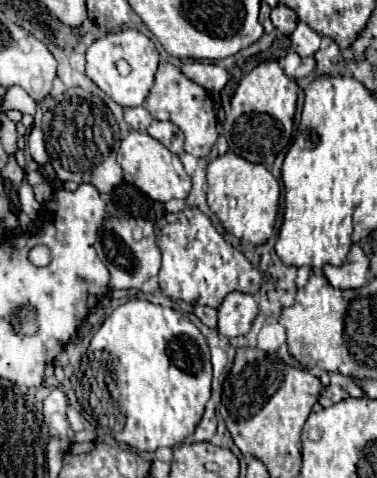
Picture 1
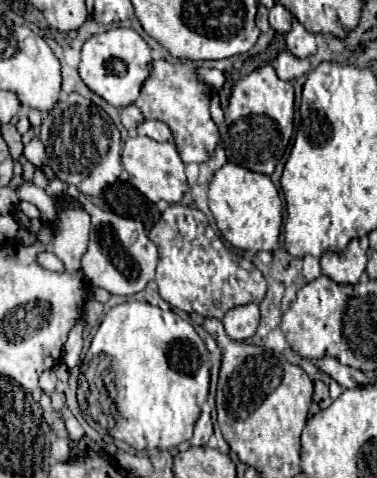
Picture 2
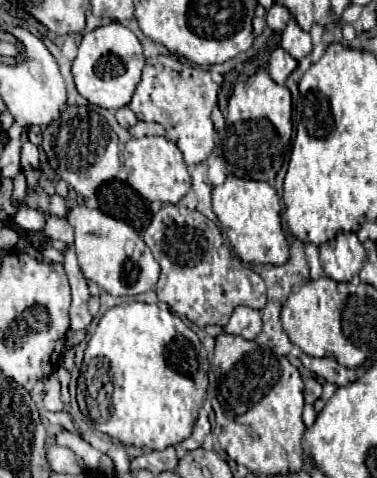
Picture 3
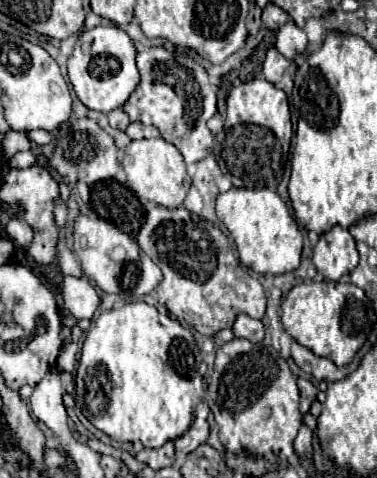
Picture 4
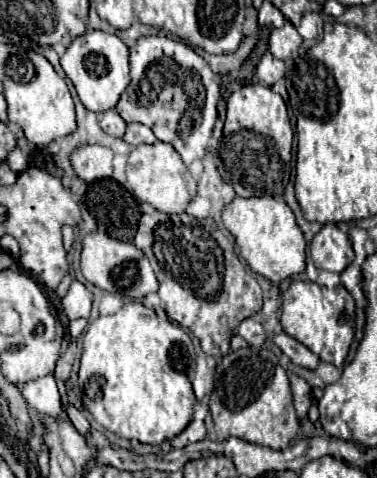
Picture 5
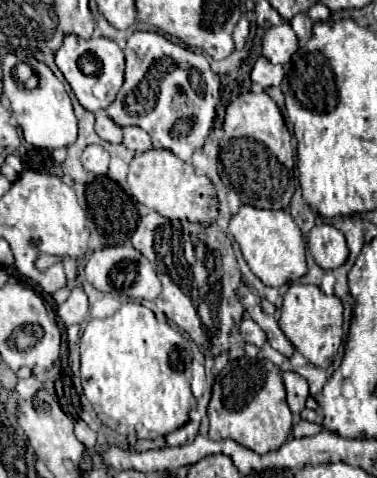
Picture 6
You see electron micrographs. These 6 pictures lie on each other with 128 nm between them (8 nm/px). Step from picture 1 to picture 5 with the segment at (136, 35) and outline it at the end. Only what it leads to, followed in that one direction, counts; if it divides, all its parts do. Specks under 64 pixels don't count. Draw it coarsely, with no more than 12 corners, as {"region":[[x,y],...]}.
{"region":[[90,30],[60,64],[90,112],[130,84],[128,46]]}

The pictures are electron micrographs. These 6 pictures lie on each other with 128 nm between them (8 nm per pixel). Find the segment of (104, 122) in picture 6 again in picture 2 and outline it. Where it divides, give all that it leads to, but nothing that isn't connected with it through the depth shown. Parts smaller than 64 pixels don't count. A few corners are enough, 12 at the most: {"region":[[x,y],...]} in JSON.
{"region":[[134,104],[120,110],[120,120],[126,130],[134,128],[144,120]]}

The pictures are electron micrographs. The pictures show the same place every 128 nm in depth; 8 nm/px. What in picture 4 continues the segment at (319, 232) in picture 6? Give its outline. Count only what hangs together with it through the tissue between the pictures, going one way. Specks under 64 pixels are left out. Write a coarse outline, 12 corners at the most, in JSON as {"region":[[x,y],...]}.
{"region":[[334,226],[314,246],[314,266],[340,280],[358,264],[354,238]]}

